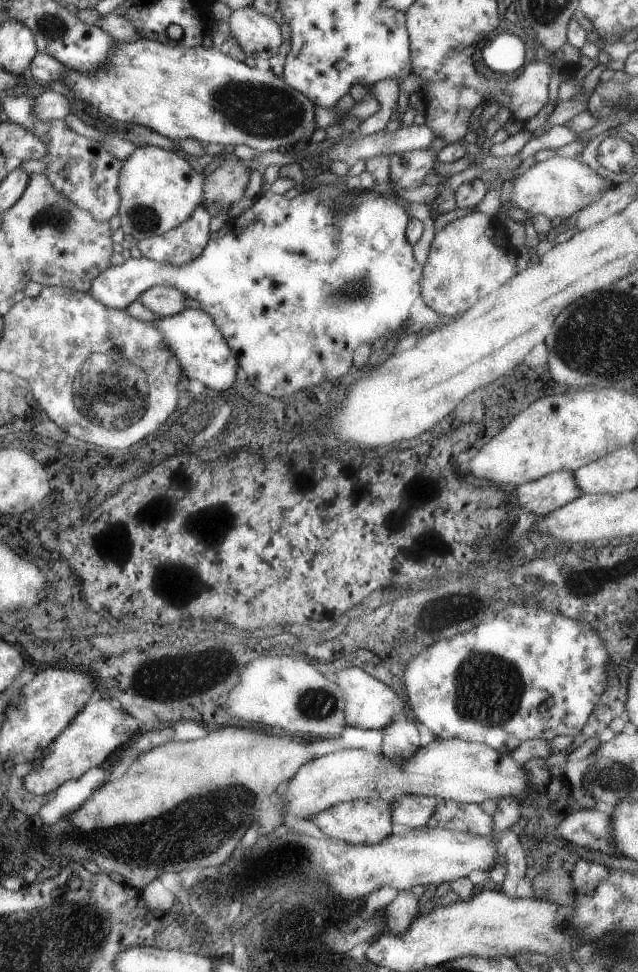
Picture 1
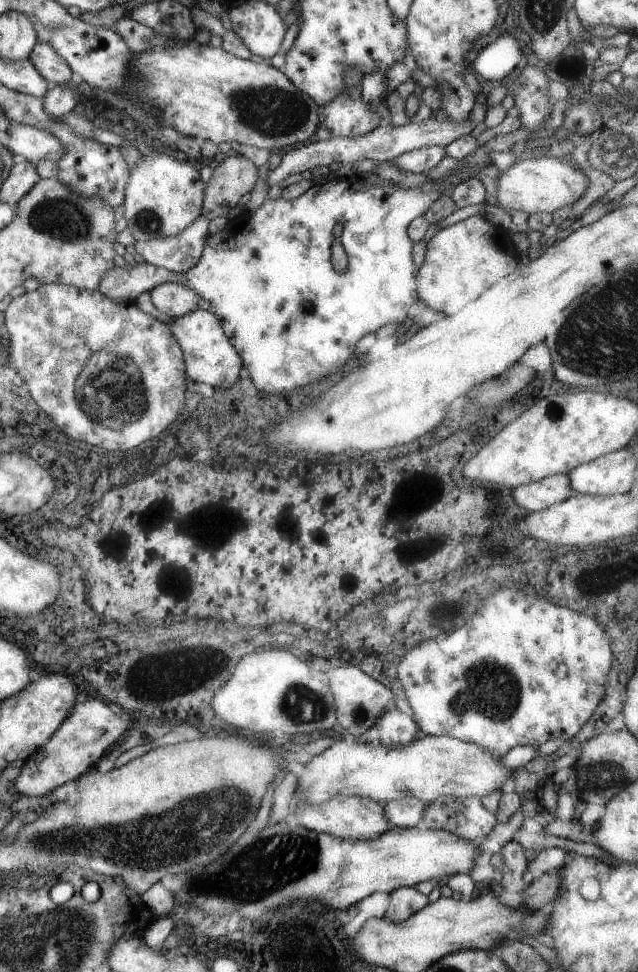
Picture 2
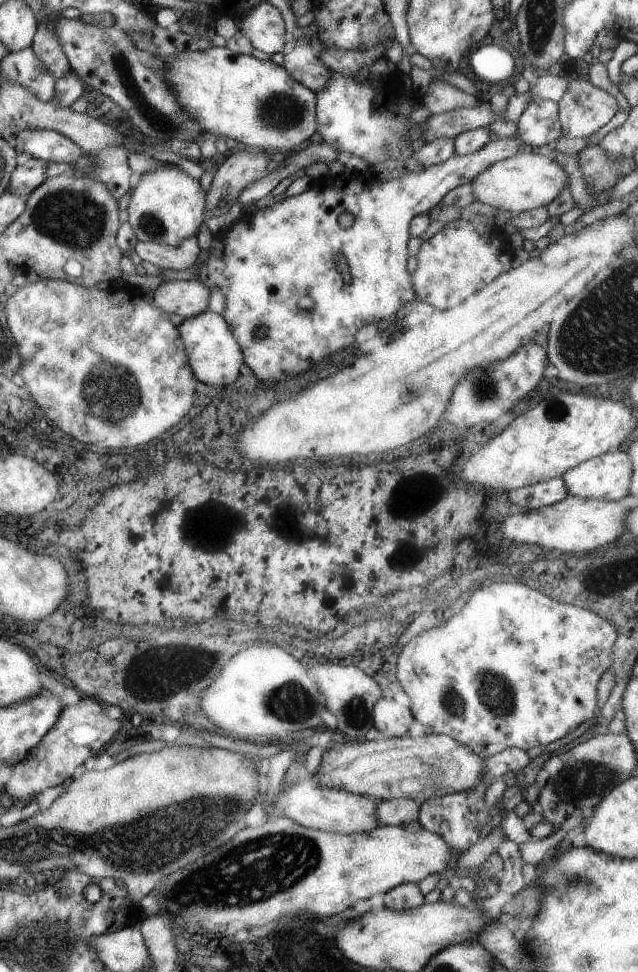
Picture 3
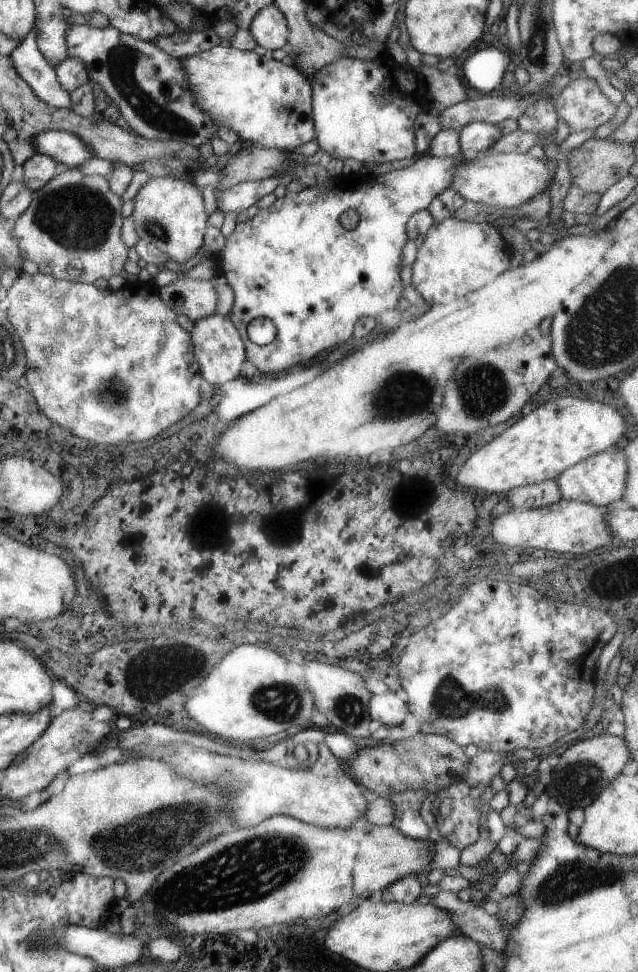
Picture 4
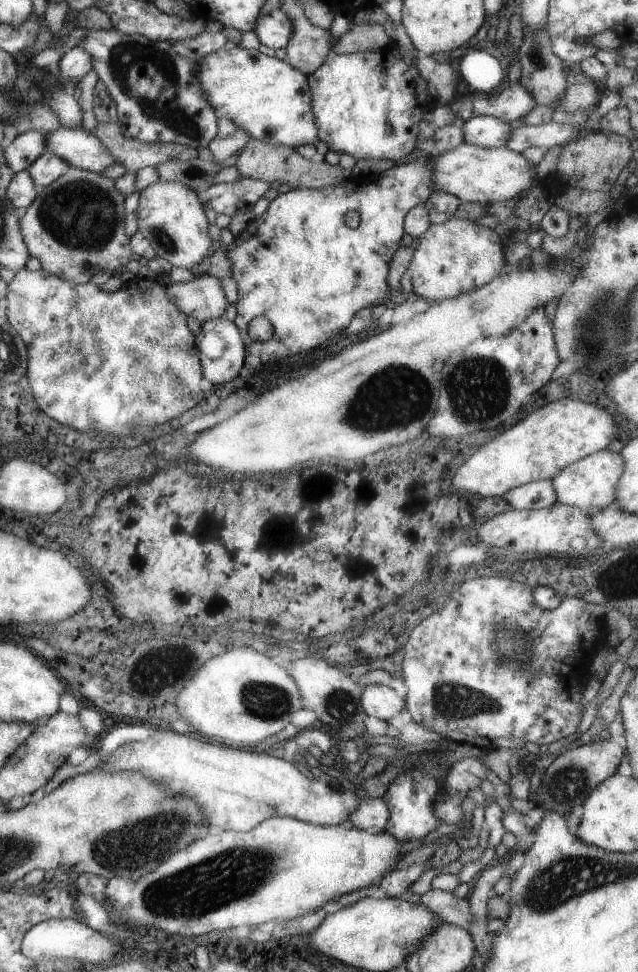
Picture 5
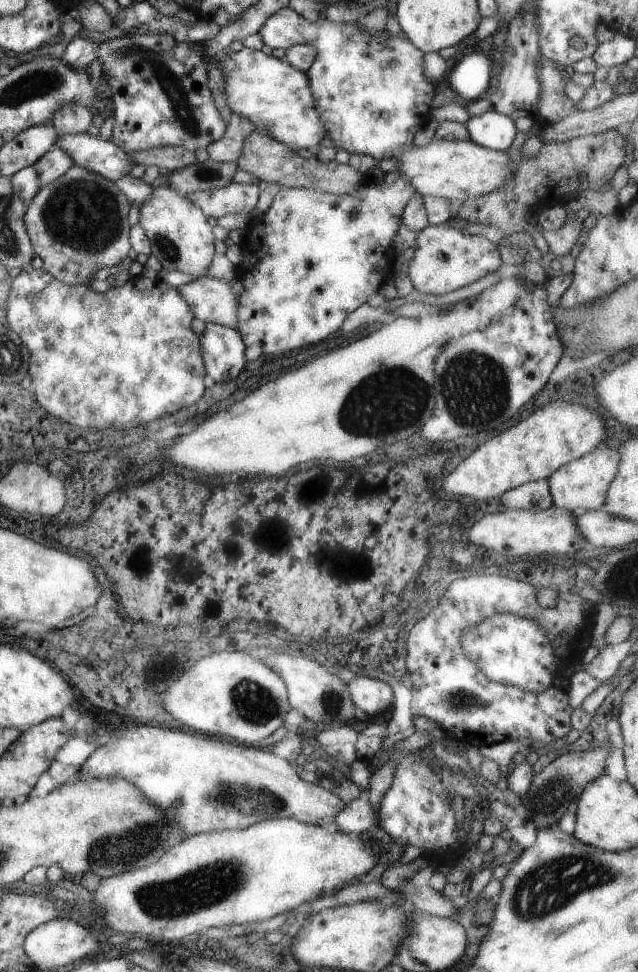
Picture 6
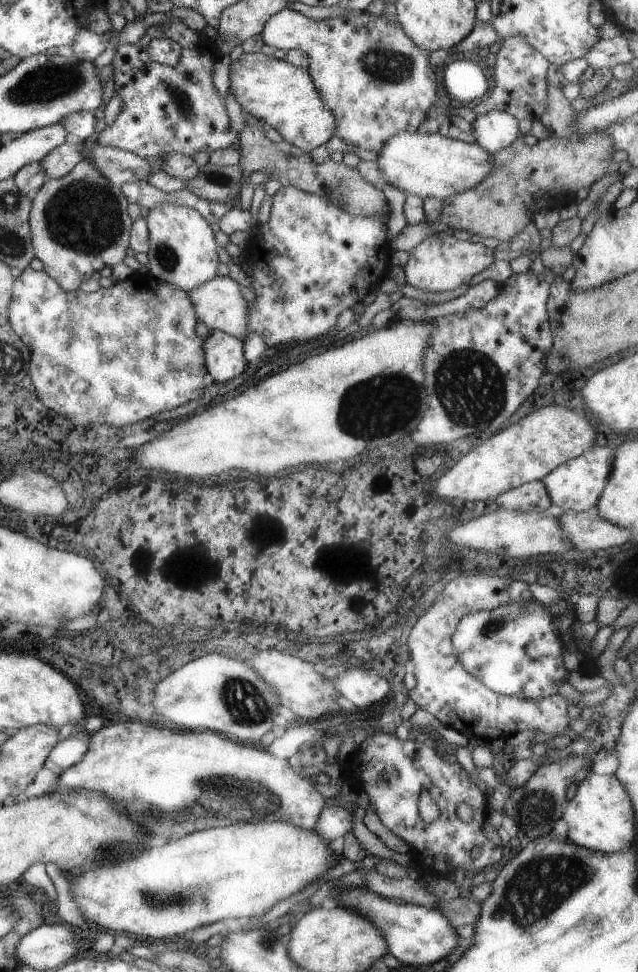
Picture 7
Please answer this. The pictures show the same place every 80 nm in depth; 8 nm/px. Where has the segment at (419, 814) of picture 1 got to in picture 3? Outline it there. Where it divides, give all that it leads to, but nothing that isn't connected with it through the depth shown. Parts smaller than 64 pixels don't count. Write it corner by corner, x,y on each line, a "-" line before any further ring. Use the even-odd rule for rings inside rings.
389,799
376,805
378,826
402,826
418,820
420,802
416,799

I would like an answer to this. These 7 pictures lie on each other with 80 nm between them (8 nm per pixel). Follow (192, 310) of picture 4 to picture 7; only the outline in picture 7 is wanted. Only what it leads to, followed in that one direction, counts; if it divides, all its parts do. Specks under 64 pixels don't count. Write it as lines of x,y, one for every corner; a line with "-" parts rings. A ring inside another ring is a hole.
215,275
212,279
192,288
187,294
196,319
203,322
207,329
221,331
241,340
247,336
247,302
241,297
237,282
233,281
228,275

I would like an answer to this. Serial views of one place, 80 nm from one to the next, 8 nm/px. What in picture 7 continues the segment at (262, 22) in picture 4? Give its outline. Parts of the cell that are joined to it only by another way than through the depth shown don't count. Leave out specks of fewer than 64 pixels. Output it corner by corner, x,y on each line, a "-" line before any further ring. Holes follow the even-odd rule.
281,8
273,14
260,33
262,42
276,49
305,52
308,58
308,74
321,102
333,112
335,130
333,136
340,138
345,144
379,152
381,144
405,130
416,132
417,127
427,118
428,109
435,100
433,86
433,68
429,66
429,50
417,47
410,40
397,22
391,21
381,14
374,17
366,11
361,14
344,14
327,20
311,20
297,12

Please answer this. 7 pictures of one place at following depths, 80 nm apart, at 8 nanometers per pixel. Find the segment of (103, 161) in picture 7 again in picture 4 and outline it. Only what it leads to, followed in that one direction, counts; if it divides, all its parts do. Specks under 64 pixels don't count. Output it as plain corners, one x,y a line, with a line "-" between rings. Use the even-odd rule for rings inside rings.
45,131
33,135
30,145
40,155
48,156
73,168
92,156
92,152
83,142
63,131

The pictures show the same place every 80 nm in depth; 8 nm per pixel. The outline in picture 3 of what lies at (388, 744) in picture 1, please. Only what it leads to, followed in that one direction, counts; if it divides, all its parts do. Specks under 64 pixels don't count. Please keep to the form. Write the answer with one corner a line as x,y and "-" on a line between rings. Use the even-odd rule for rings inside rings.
389,697
377,700
370,713
374,728
383,734
383,738
402,737
412,720
410,710

